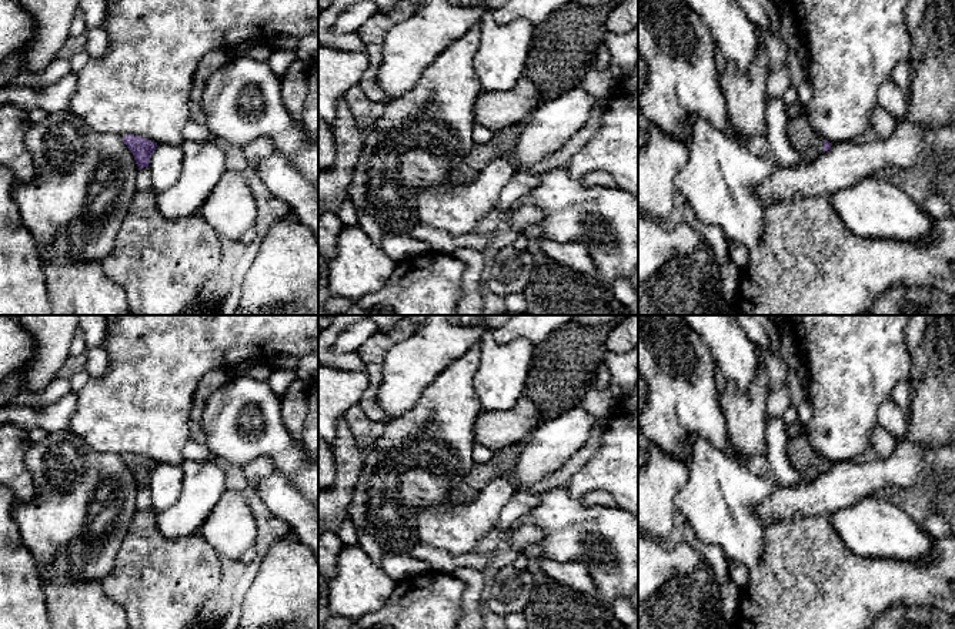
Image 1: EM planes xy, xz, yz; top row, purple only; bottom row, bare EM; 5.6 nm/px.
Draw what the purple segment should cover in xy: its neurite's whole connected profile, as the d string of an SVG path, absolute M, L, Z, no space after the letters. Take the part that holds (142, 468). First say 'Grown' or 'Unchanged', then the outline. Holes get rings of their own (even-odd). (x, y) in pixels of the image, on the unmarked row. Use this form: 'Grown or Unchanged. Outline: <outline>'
Unchanged. Outline: M127 454L123 455L123 462L133 472L136 484L138 488L148 486L150 476L157 466L157 462L147 459L146 456Z

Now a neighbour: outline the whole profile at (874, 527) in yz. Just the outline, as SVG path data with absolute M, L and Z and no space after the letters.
M875 495L862 496L851 506L831 513L831 526L854 553L872 559L916 563L928 561L936 543L936 538L932 538L902 508L891 499Z

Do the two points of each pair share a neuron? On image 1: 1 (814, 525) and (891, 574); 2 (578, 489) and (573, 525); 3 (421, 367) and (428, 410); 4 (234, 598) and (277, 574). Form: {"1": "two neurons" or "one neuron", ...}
{"1": "one neuron", "2": "two neurons", "3": "two neurons", "4": "two neurons"}

